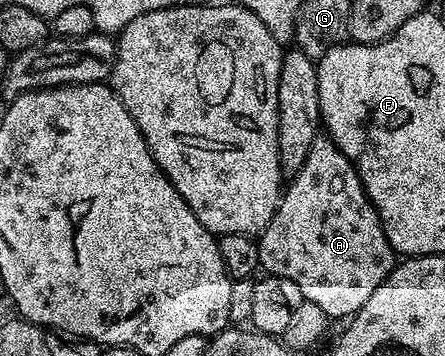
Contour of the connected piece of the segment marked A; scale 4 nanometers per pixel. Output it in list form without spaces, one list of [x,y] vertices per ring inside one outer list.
[[[318,137],[311,145],[311,153],[307,153],[307,161],[303,161],[303,169],[296,171],[291,176],[293,183],[284,188],[281,204],[277,206],[277,211],[271,217],[271,221],[265,226],[264,231],[261,232],[257,239],[257,248],[259,249],[259,261],[261,262],[260,270],[265,275],[278,275],[287,281],[299,285],[299,293],[302,300],[306,303],[314,303],[319,305],[319,309],[323,309],[323,313],[329,315],[330,320],[342,321],[348,320],[350,317],[356,315],[359,309],[363,309],[363,305],[367,305],[367,297],[371,297],[371,293],[375,293],[375,289],[379,289],[379,285],[383,285],[383,281],[392,273],[395,266],[395,252],[393,246],[387,241],[387,233],[385,232],[385,225],[381,222],[377,206],[369,200],[369,193],[363,189],[361,184],[361,174],[357,172],[357,167],[354,165],[352,159],[345,156],[345,152],[341,151],[337,144],[328,137]]]

